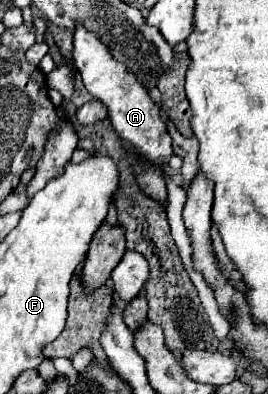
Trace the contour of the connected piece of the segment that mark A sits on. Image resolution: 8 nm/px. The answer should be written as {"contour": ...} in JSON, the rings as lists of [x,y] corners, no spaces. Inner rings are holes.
{"contour":[[[81,24],[75,30],[73,60],[89,94],[107,106],[115,134],[147,162],[165,162],[173,154],[173,146],[167,124],[161,120],[159,106],[149,98],[147,90],[137,82],[137,78],[123,64],[113,60],[109,50],[95,38],[95,34],[87,32]]]}

